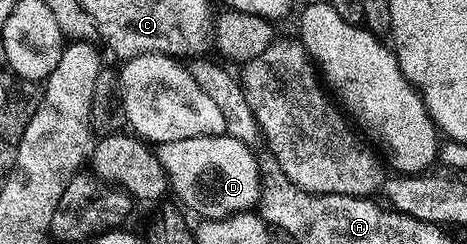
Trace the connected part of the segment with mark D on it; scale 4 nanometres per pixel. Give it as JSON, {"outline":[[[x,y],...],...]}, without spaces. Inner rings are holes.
{"outline":[[[226,134],[181,138],[181,142],[165,142],[158,145],[159,161],[167,175],[174,199],[184,209],[200,212],[208,220],[223,220],[238,212],[252,211],[259,203],[259,171],[257,160],[237,138]]]}

